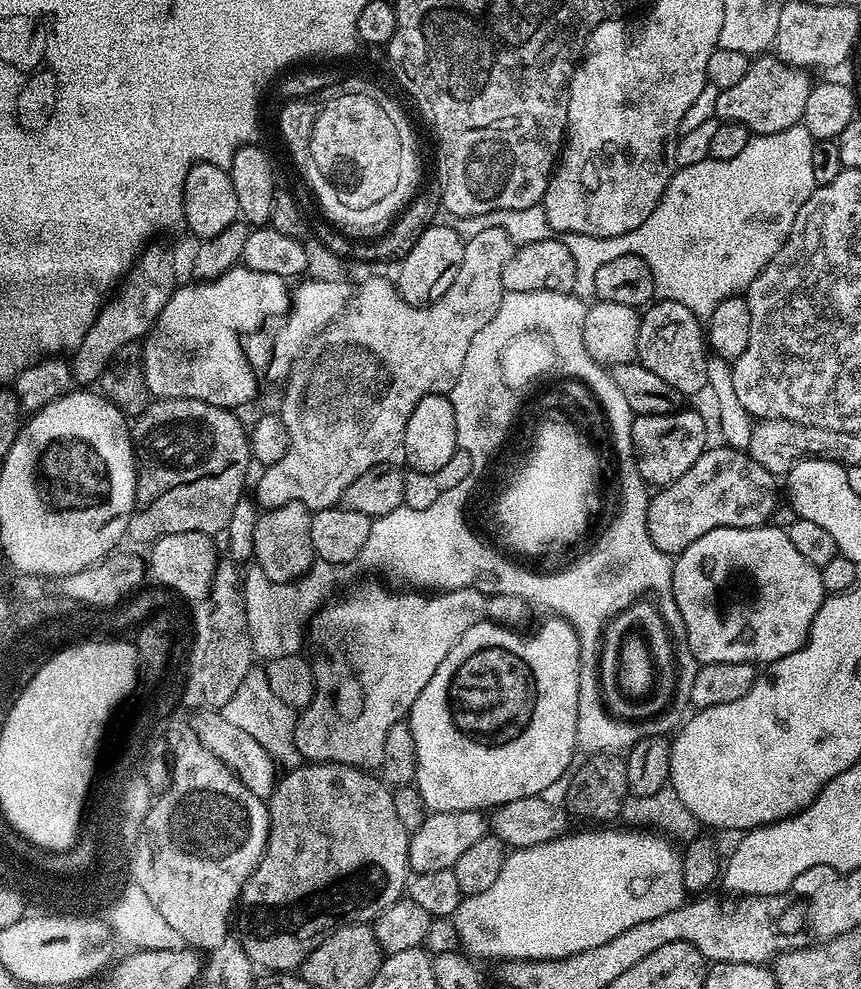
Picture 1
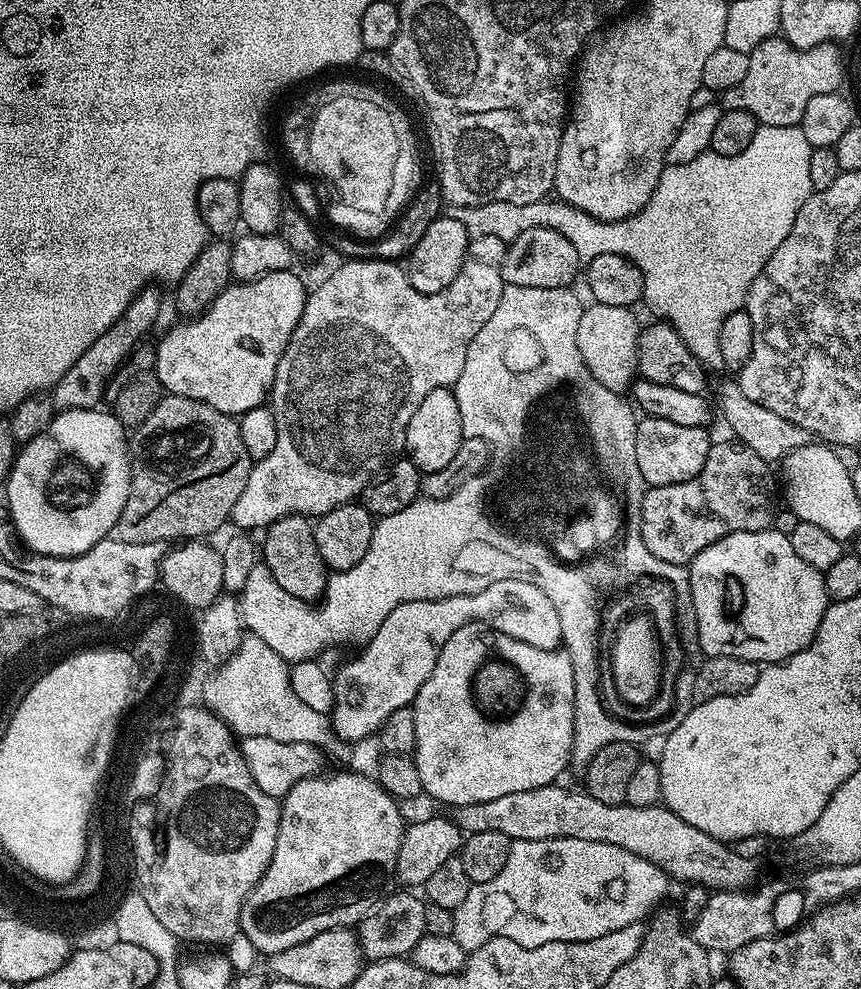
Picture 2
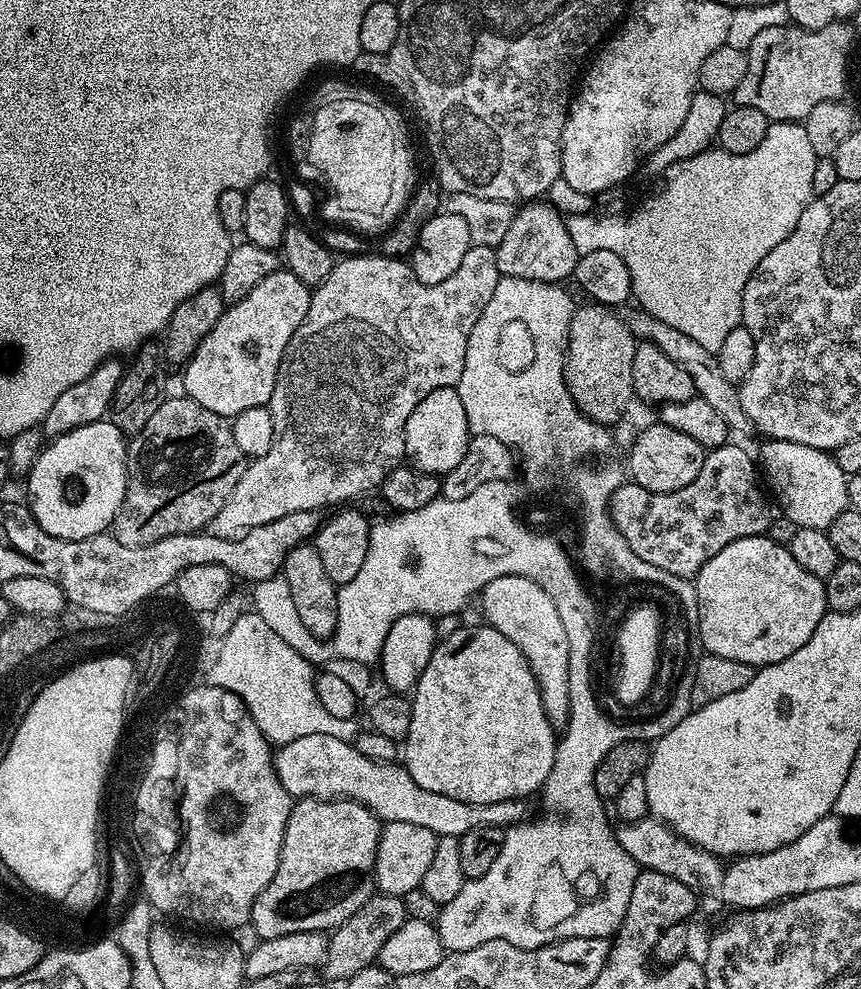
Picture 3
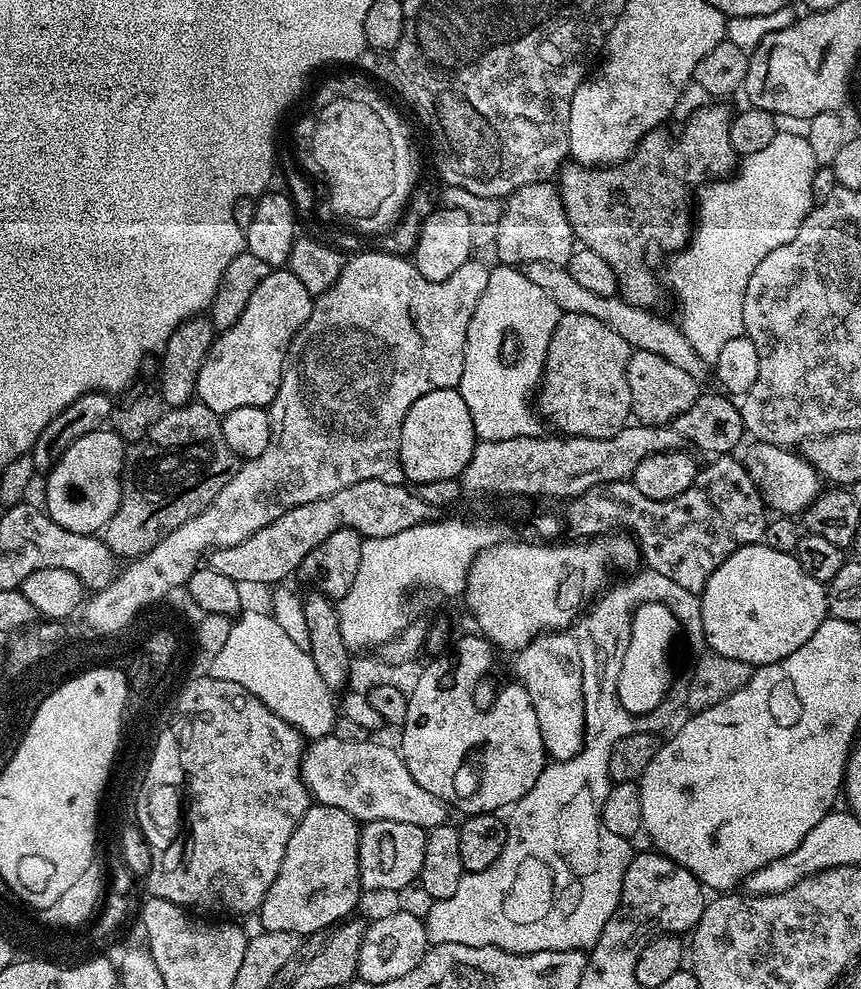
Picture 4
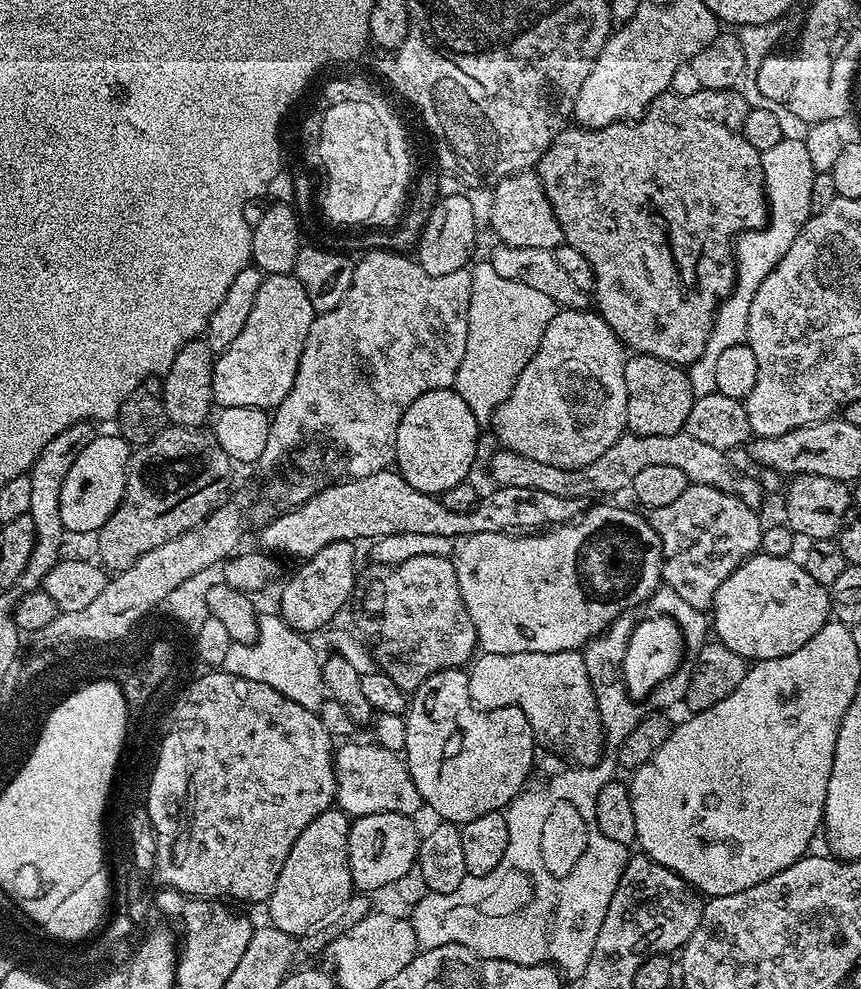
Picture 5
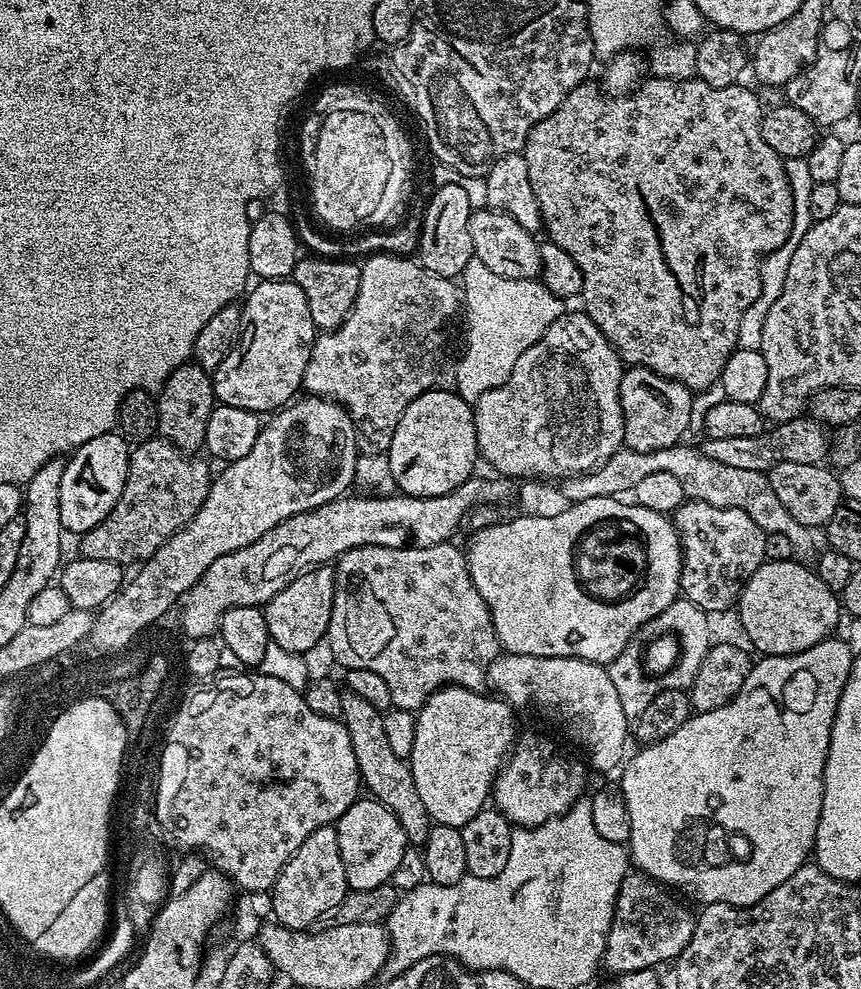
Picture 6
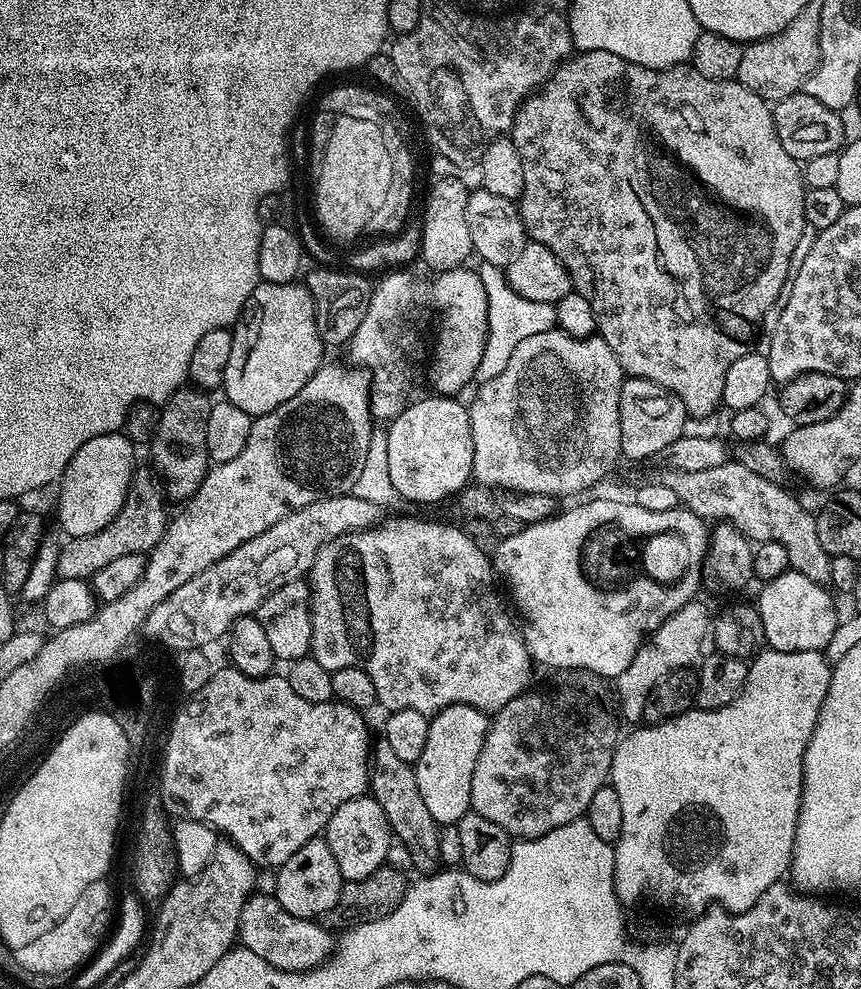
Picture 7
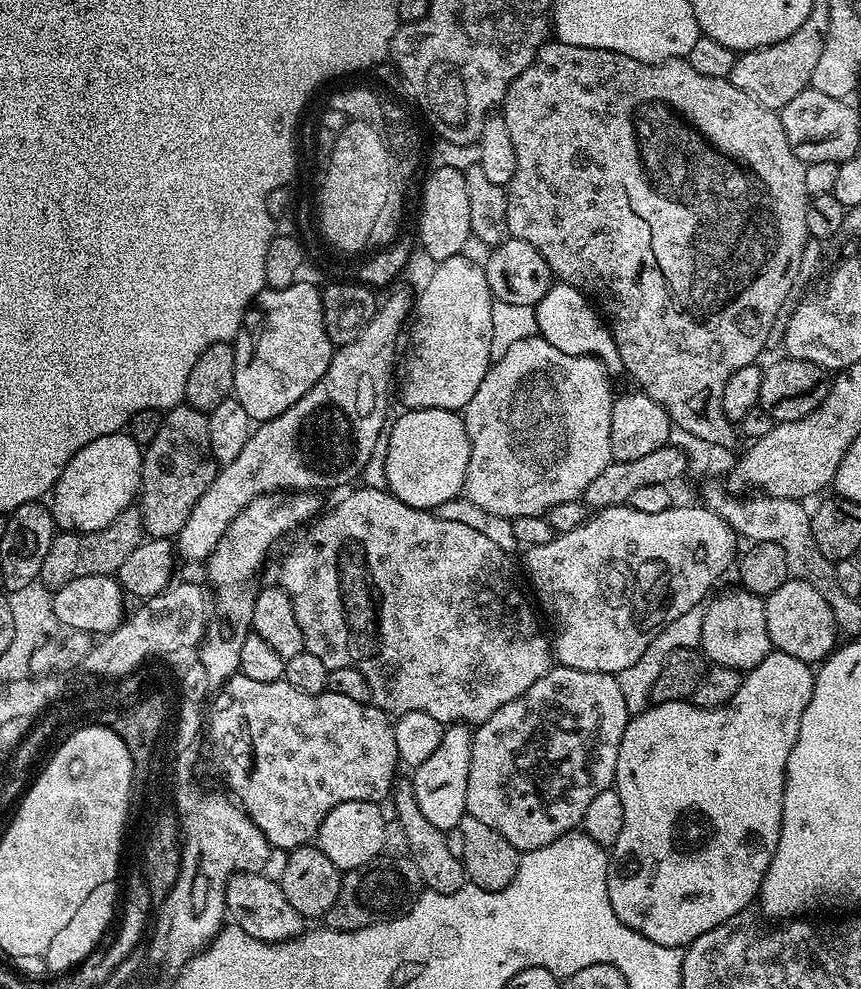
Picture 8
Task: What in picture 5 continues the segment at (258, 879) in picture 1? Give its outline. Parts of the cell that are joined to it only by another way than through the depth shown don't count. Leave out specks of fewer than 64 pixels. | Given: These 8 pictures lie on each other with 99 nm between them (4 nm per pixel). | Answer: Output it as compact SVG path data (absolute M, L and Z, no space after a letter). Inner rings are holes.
M333 806L318 814L318 818L298 834L298 842L294 842L290 854L286 854L278 882L274 882L274 890L267 900L271 927L297 938L353 894L348 861L349 823L348 813Z

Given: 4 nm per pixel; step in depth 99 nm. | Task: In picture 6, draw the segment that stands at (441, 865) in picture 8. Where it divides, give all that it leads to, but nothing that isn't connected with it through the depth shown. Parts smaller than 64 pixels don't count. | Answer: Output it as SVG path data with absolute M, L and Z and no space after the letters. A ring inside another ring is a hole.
M341 691L341 714L339 719L344 721L350 734L350 742L354 745L354 754L358 758L358 770L365 789L368 788L373 797L388 807L398 818L402 830L408 835L408 843L412 846L422 846L427 842L430 821L426 814L426 806L422 806L422 798L418 795L418 786L414 786L412 765L408 760L398 758L394 754L390 742L386 739L384 713L379 712L370 702L358 698L358 694Z

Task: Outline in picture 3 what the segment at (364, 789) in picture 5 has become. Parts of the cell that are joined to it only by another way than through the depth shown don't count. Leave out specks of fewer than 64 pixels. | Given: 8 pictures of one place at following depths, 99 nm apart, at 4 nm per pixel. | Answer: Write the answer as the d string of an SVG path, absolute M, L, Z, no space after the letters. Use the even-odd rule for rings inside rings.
M311 734L294 741L281 743L275 753L276 773L282 786L293 798L311 798L314 800L353 800L366 806L382 822L410 822L413 826L426 826L437 838L444 835L465 836L478 826L494 826L505 830L525 819L524 800L507 800L489 804L471 804L458 802L458 798L446 798L446 794L434 794L434 790L422 790L414 778L410 778L407 768L399 763L371 760L360 754L352 742L332 738L325 734Z

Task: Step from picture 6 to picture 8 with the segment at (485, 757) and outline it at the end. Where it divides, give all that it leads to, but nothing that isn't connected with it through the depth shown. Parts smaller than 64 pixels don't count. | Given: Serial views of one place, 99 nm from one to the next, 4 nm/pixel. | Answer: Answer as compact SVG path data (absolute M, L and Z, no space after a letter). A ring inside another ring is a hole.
M463 722L447 725L442 742L438 742L434 754L430 754L430 758L418 765L410 776L414 798L418 798L418 810L422 810L423 816L445 833L451 828L459 828L460 819L466 815L466 782L470 778L472 733L473 729Z

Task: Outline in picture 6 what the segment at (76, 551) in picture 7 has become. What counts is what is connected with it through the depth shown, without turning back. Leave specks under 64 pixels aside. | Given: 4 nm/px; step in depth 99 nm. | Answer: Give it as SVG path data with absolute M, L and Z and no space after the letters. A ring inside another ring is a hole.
M163 438L137 443L128 458L128 481L120 501L102 523L79 537L79 555L125 566L149 560L206 502L214 472L208 469L207 459L196 459L200 458L178 451Z

